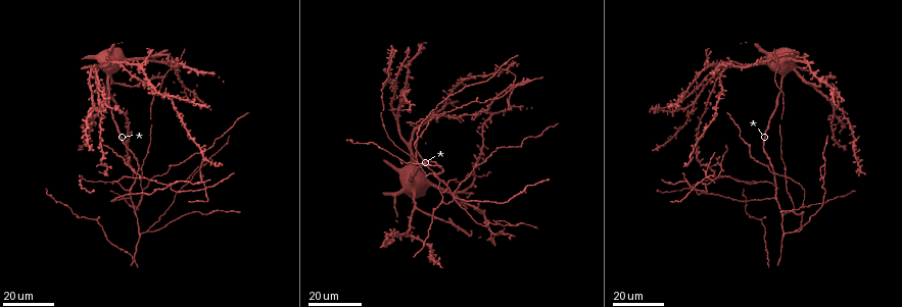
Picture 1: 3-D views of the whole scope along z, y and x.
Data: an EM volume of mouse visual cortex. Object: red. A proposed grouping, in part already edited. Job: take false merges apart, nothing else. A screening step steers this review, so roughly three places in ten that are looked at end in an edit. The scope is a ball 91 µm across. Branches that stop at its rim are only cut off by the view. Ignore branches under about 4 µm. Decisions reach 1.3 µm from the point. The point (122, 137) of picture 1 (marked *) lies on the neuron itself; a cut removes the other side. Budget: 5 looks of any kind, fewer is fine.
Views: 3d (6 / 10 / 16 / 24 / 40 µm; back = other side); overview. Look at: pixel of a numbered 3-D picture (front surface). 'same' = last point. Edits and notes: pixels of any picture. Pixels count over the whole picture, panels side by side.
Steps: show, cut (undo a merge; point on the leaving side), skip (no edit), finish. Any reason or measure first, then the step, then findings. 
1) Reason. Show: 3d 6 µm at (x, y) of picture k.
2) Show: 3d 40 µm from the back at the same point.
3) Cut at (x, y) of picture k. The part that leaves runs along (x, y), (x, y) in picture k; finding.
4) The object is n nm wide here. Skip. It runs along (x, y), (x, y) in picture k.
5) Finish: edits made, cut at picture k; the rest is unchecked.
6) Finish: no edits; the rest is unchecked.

Arms part here. Show: 3d 16 µm at (455, 198) of picture 1.

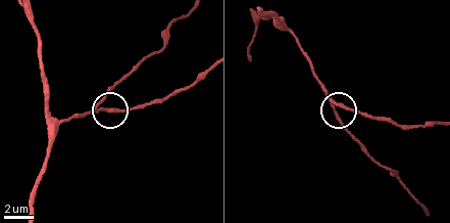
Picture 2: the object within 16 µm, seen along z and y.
Show: 3d 6 µm at (102, 101) of picture 2.

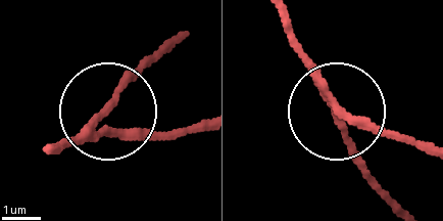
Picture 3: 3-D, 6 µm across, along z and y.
Skip. It runs along (46, 146), (76, 140), (105, 114), (183, 137) in picture 3; all the same neuron.

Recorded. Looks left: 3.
Small branch off a trunk. Show: 3d 24 µm at (774, 197) of picture 1.

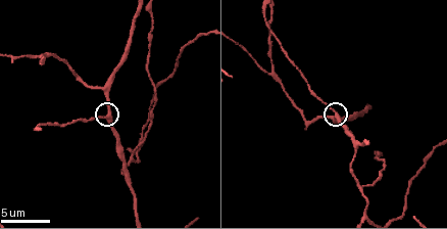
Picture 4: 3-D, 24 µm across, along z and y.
Closer look. Show: 3d 6 µm at (336, 117) of picture 4.

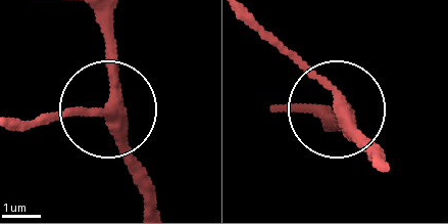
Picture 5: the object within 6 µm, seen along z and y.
Skip. It runs along (113, 18), (106, 103), (38, 117) in picture 5; one neuron here.

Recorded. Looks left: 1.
Side arm on a straight run. Show: 3d 6 µm at (270, 74) of picture 4.

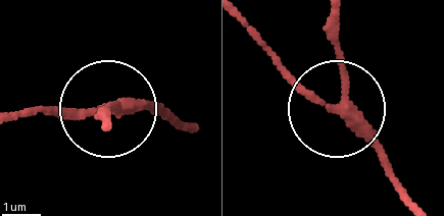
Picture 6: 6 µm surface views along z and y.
Skip. It runs along (414, 202), (379, 143), (255, 39) in picture 6; all the same neuron.

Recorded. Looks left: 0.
Finish: no edits; the rest is unchecked.

